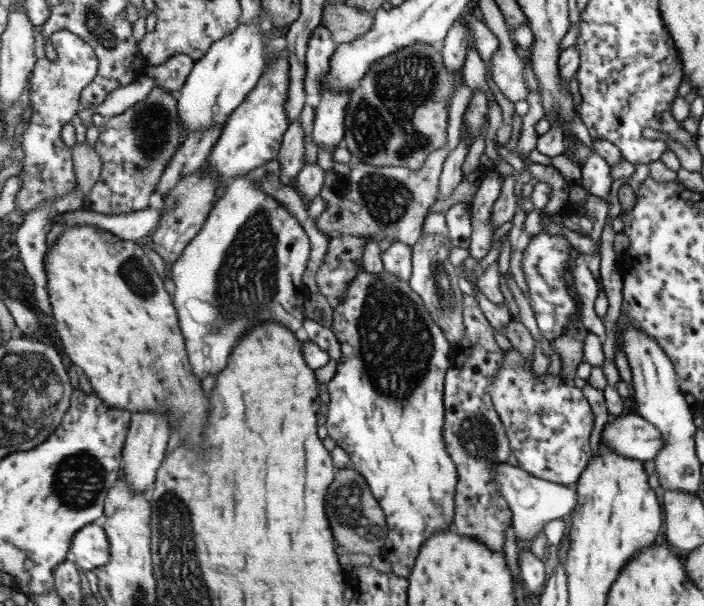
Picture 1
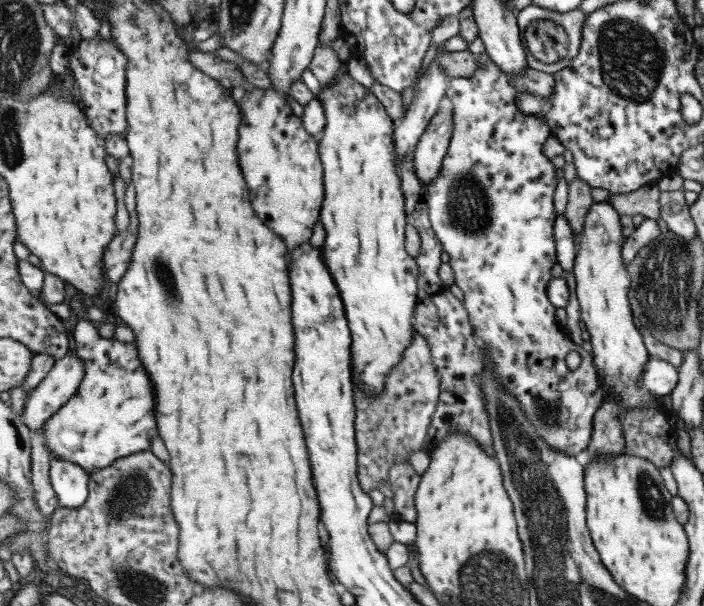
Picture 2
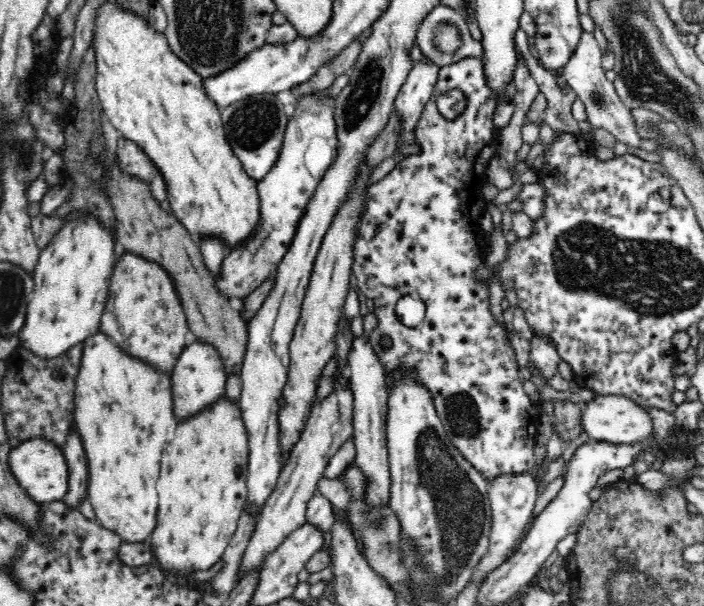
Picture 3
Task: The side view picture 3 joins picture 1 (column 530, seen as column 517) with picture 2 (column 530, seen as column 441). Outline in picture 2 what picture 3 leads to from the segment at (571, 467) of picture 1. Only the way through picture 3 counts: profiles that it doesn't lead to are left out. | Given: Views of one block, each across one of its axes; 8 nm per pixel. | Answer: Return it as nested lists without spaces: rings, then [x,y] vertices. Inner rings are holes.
[[[486,52],[479,55],[477,61],[479,61],[479,68],[477,68],[475,76],[467,78],[452,77],[449,90],[447,90],[447,96],[453,104],[455,130],[450,140],[449,152],[443,161],[443,167],[441,167],[439,175],[428,186],[430,222],[434,227],[435,233],[438,234],[439,240],[442,241],[444,252],[450,257],[449,264],[456,275],[455,283],[465,294],[464,304],[470,313],[474,334],[483,338],[488,342],[488,346],[490,346],[490,350],[487,353],[489,353],[489,357],[493,361],[493,368],[491,369],[495,369],[495,375],[499,377],[499,381],[503,381],[505,387],[521,401],[522,410],[535,423],[535,427],[539,430],[539,435],[543,436],[547,443],[567,451],[569,455],[579,454],[579,452],[583,452],[583,450],[587,450],[590,447],[594,436],[595,415],[598,414],[599,407],[603,404],[605,390],[603,384],[599,381],[599,371],[594,363],[594,355],[587,352],[585,348],[581,348],[580,345],[575,344],[569,338],[567,332],[565,332],[564,327],[557,322],[557,316],[555,316],[557,307],[551,302],[549,292],[547,292],[549,284],[554,280],[553,274],[551,274],[553,270],[551,269],[559,264],[558,242],[555,241],[554,230],[556,219],[558,218],[557,208],[555,208],[555,190],[557,190],[557,184],[559,184],[559,178],[557,178],[559,170],[551,162],[551,159],[543,154],[543,144],[549,140],[549,136],[553,135],[547,117],[527,115],[518,103],[519,95],[523,92],[531,92],[536,97],[535,101],[538,103],[551,100],[551,96],[555,94],[555,77],[552,74],[541,72],[539,69],[529,66],[521,76],[513,78],[507,72],[503,72],[499,68],[499,64],[495,64]],[[571,352],[577,352],[582,357],[579,367],[575,370],[571,370],[569,364],[567,364],[567,356]]]

